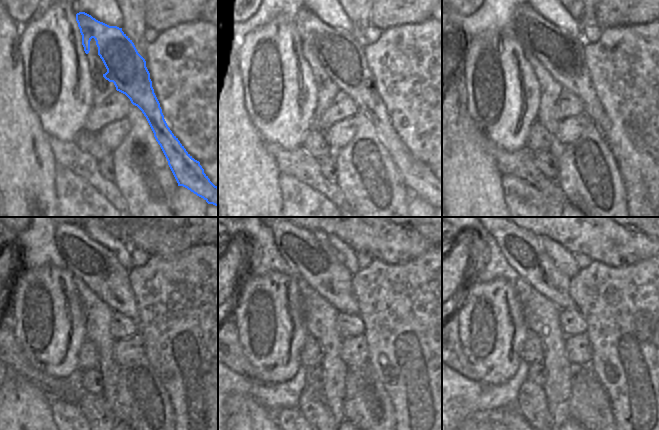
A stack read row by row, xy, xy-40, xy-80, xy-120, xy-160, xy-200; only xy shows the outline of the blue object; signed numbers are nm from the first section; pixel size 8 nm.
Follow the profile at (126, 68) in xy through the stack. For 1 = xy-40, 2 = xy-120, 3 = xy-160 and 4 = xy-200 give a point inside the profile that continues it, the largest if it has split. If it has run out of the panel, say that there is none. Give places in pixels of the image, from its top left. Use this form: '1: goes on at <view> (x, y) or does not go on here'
1: goes on at xy-40 (341, 56)
2: goes on at xy-120 (99, 267)
3: goes on at xy-160 (299, 247)
4: goes on at xy-200 (521, 248)

